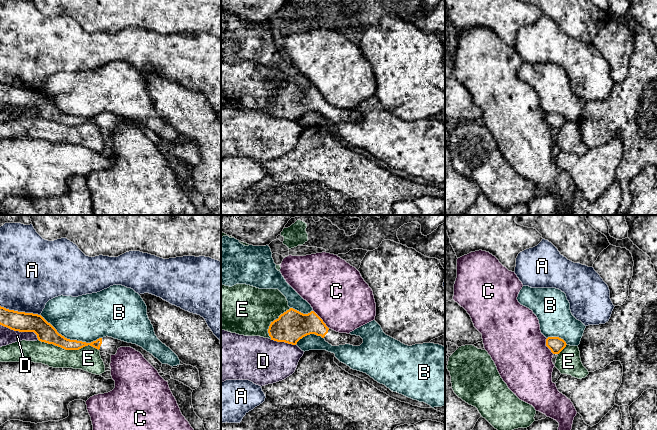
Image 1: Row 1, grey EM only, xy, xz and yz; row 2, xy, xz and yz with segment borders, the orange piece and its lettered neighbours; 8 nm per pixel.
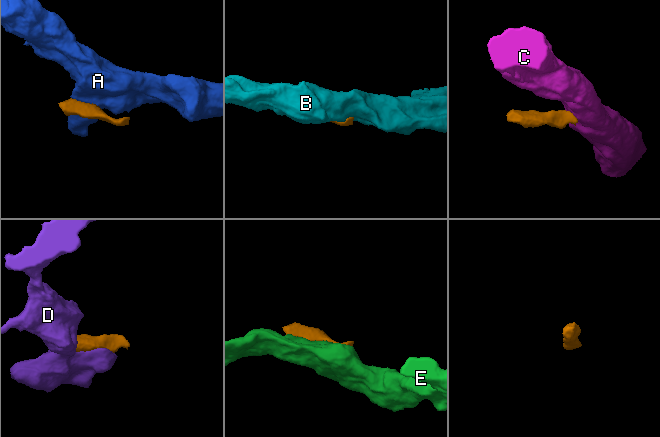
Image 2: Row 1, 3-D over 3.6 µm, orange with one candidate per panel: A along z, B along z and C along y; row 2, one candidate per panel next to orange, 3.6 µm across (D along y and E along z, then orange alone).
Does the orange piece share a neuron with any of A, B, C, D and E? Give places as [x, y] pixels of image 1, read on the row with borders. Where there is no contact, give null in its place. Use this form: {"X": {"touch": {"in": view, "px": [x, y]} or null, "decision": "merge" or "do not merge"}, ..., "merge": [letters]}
{"A": {"touch": {"in": "xy", "px": [20, 312]}, "decision": "do not merge"}, "B": {"touch": {"in": "xy", "px": [71, 340]}, "decision": "do not merge"}, "C": {"touch": {"in": "xz", "px": [321, 319]}, "decision": "do not merge"}, "D": {"touch": {"in": "xy", "px": [20, 331]}, "decision": "do not merge"}, "E": {"touch": {"in": "xy", "px": [68, 349]}, "decision": "do not merge"}, "merge": []}

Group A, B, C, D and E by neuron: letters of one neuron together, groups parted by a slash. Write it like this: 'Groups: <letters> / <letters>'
Groups: A / B / C / D / E

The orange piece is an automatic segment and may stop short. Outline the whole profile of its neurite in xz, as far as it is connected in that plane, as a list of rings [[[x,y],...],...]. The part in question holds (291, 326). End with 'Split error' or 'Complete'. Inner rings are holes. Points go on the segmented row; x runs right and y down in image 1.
[[[293,308],[271,322],[268,333],[271,340],[292,345],[296,345],[300,339],[310,334],[321,336],[332,346],[345,344],[360,346],[363,343],[360,336],[339,333],[328,328],[314,311],[303,314]]]. Split error

